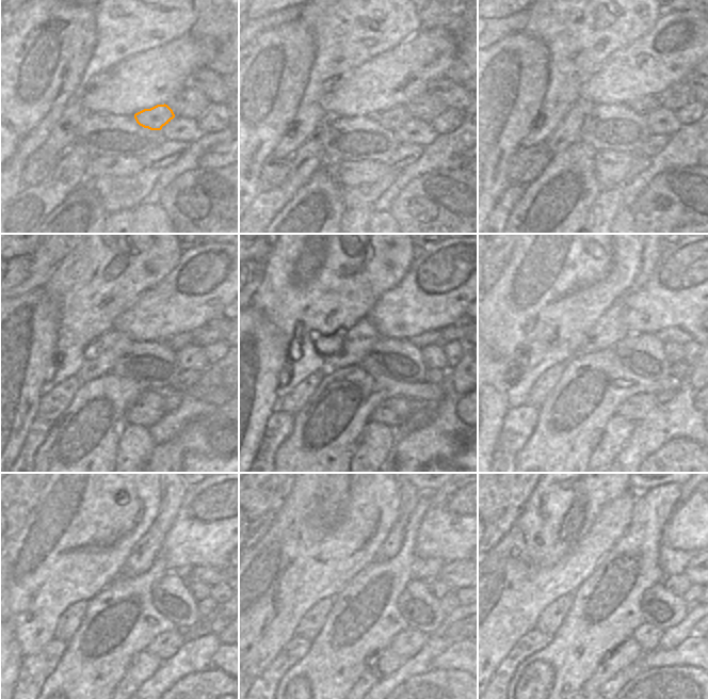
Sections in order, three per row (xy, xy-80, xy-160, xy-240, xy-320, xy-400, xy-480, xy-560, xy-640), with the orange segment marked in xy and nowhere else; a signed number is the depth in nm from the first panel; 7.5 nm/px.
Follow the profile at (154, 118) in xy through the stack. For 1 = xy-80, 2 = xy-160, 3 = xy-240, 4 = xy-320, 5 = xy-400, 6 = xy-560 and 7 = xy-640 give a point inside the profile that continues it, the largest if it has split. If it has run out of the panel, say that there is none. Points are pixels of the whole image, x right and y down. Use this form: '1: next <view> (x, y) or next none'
1: next xy-80 (393, 118)
2: next xy-160 (647, 104)
3: next xy-240 (175, 343)
4: next xy-320 (429, 337)
5: next xy-400 (674, 335)
6: next xy-560 (455, 574)
7: next xy-640 (694, 570)

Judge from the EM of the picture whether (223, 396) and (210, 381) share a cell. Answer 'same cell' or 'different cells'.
different cells

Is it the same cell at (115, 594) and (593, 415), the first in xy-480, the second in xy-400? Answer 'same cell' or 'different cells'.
same cell

